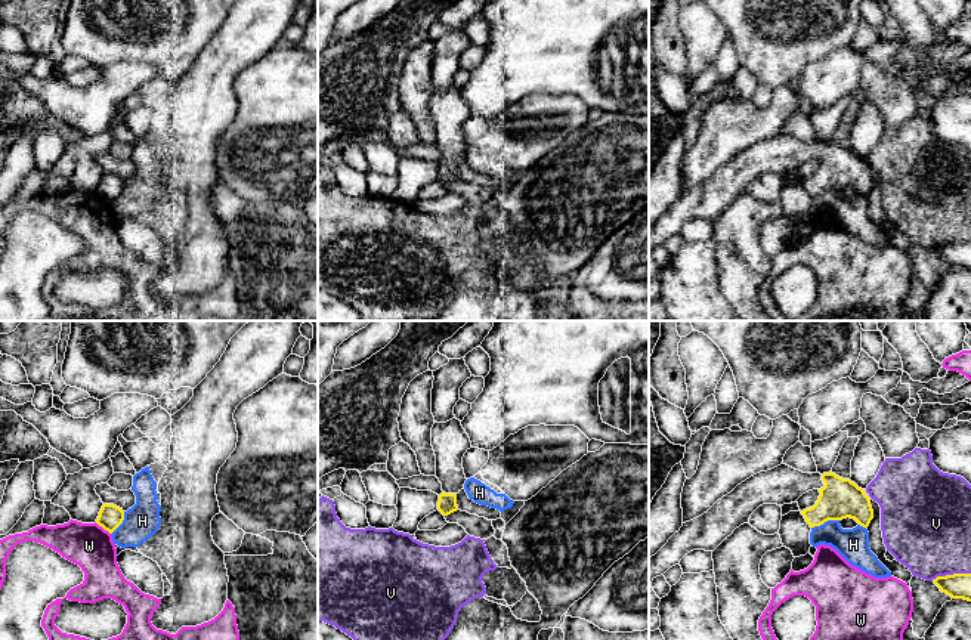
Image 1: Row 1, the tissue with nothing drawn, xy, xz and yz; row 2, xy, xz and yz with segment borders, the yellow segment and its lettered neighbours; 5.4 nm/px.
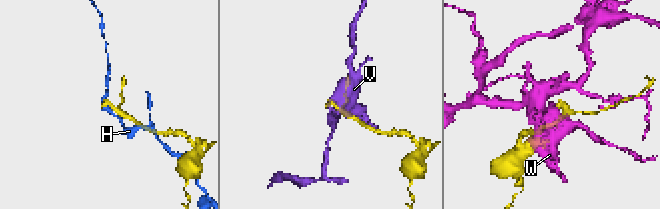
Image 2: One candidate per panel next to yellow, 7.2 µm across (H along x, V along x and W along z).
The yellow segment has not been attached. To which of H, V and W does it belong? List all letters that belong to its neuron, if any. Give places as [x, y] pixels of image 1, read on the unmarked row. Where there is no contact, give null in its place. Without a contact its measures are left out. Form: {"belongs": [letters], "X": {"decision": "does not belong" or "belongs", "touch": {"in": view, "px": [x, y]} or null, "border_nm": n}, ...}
{"belongs": [], "H": {"decision": "does not belong", "touch": {"in": "yz", "px": [825, 189]}, "border_nm": 170}, "V": {"decision": "does not belong", "touch": {"in": "yz", "px": [951, 244]}, "border_nm": 220}, "W": {"decision": "does not belong", "touch": {"in": "xy", "px": [102, 195]}, "border_nm": 110}}

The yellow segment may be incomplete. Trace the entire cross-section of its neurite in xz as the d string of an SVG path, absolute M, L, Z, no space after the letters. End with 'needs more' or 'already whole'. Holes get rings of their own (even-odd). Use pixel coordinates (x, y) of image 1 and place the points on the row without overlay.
M452 87L446 92L436 92L432 96L432 115L436 124L436 146L442 152L437 179L448 185L458 179L457 163L464 157L466 143L463 126L471 117L469 103L461 90Z | needs more

